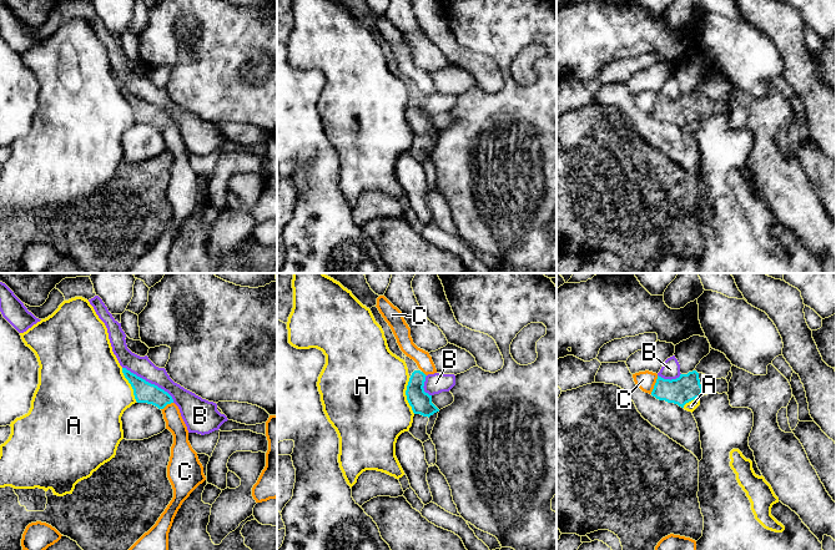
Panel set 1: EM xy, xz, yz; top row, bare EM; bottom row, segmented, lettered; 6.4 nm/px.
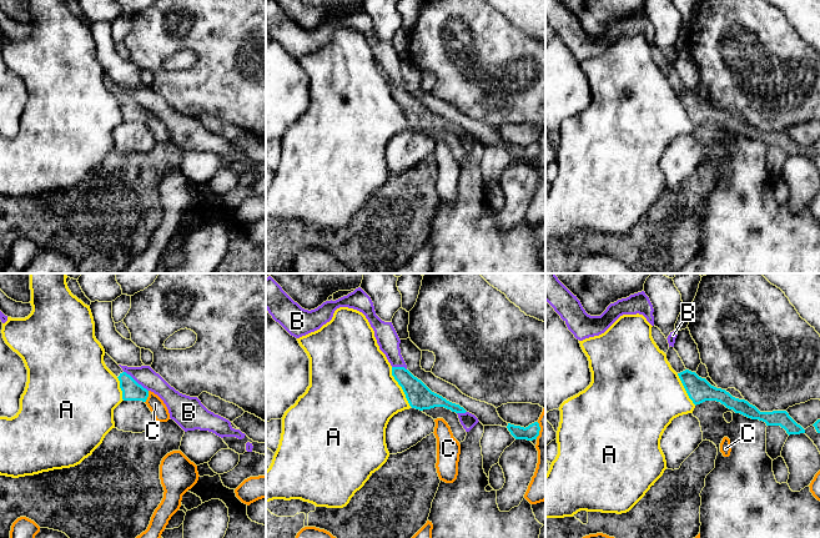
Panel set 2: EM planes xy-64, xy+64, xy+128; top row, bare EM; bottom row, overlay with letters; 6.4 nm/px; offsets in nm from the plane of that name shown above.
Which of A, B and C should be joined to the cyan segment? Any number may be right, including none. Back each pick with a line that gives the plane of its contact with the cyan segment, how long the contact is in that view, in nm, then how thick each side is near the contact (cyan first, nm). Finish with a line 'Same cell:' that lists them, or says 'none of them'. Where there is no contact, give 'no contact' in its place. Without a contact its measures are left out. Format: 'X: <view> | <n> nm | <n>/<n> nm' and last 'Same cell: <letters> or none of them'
Same cell: none of them

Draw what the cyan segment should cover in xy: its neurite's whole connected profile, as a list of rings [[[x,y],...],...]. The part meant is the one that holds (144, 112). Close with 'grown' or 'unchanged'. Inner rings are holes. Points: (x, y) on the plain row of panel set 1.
[[[122,89],[122,94],[131,105],[137,123],[152,125],[158,130],[163,130],[167,125],[173,123],[172,117],[157,106],[146,102],[126,89]]] | unchanged

